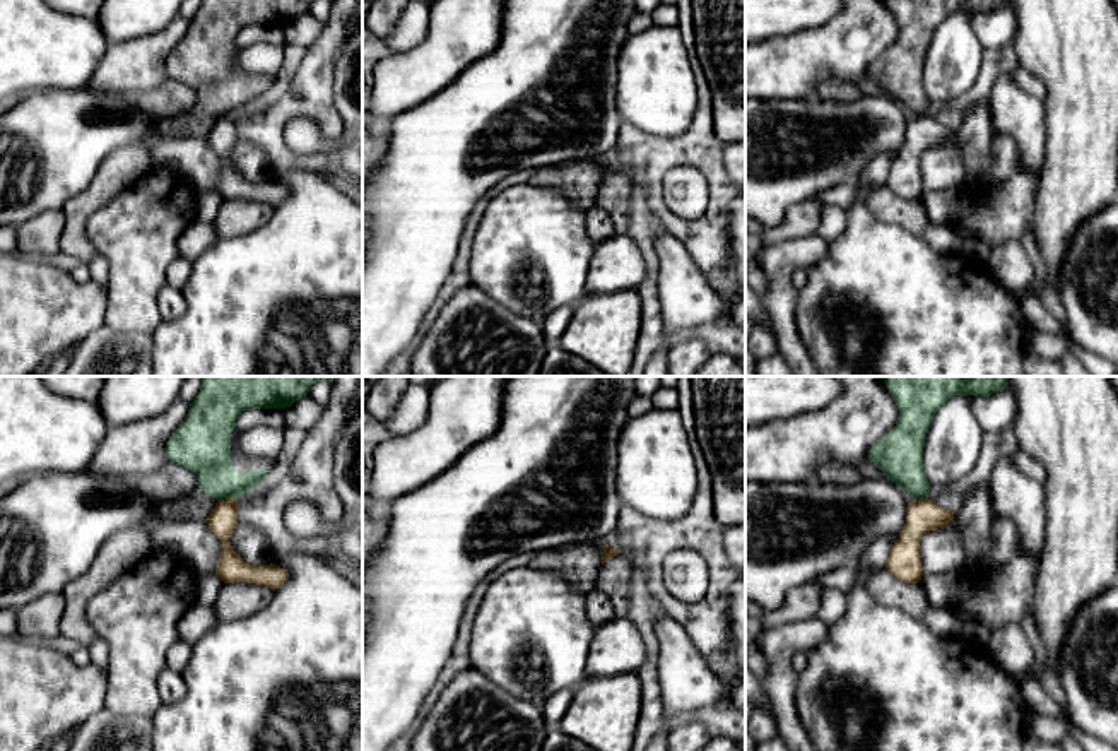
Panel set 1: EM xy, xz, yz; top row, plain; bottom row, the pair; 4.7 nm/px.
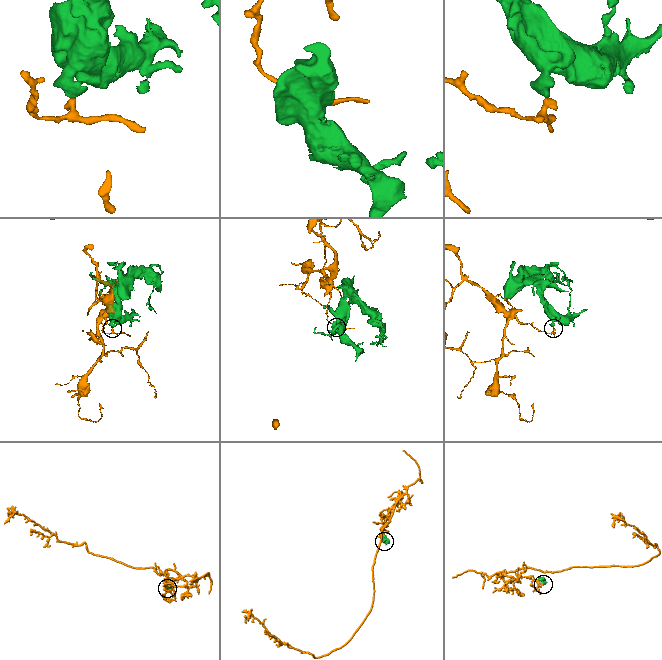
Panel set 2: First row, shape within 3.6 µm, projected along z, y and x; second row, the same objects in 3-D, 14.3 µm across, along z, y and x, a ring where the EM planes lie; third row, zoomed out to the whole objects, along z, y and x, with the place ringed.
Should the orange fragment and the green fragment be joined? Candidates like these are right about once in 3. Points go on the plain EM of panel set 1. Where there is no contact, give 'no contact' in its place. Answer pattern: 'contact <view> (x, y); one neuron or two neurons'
contact xy (226, 115); two neurons

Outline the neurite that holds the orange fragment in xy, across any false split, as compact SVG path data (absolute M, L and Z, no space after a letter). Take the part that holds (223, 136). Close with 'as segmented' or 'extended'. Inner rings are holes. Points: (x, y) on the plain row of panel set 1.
M236 115L219 116L205 137L209 145L222 157L215 192L224 200L246 198L275 207L287 197L287 186L274 180L263 183L250 181L234 169L229 156L238 142Z | as segmented

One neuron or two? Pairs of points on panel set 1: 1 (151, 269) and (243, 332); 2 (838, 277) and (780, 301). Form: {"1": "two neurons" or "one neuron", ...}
{"1": "two neurons", "2": "two neurons"}

